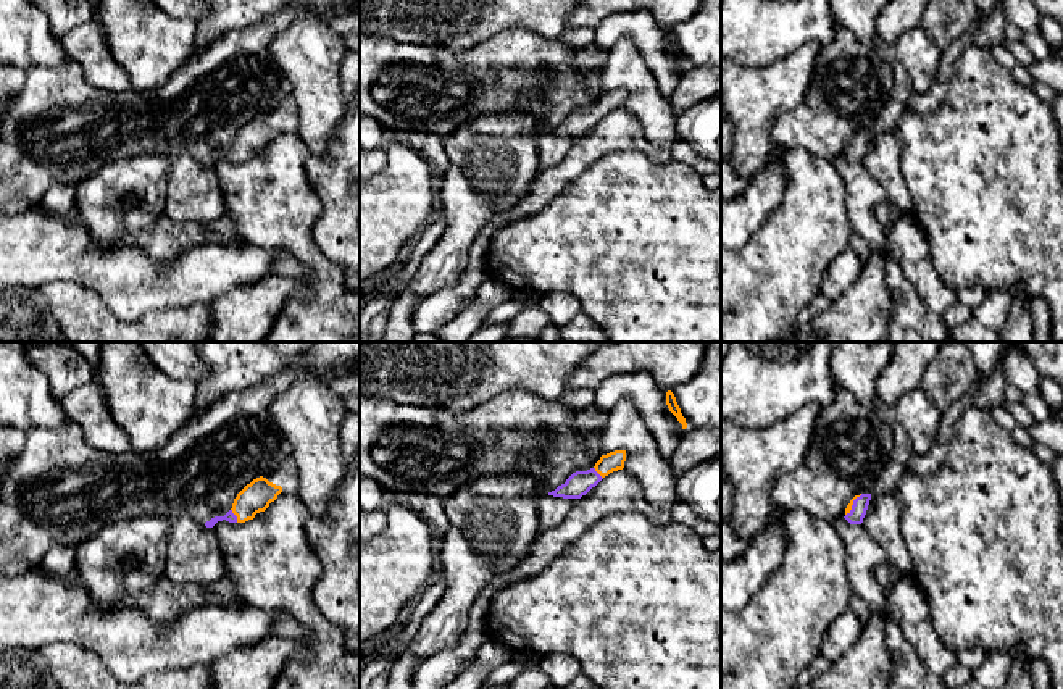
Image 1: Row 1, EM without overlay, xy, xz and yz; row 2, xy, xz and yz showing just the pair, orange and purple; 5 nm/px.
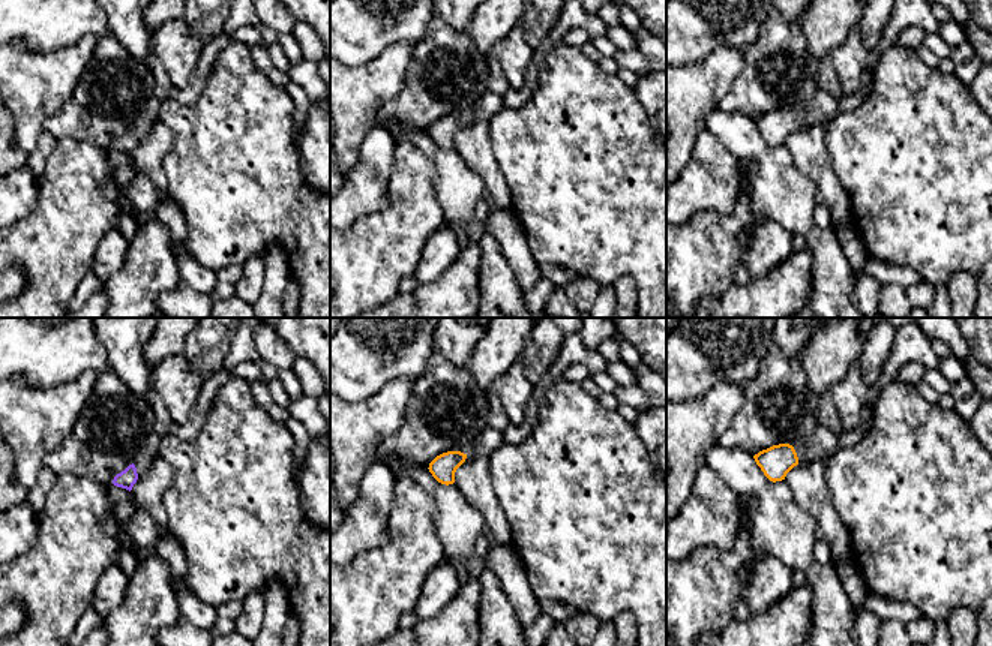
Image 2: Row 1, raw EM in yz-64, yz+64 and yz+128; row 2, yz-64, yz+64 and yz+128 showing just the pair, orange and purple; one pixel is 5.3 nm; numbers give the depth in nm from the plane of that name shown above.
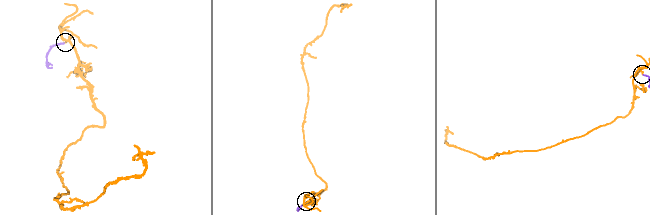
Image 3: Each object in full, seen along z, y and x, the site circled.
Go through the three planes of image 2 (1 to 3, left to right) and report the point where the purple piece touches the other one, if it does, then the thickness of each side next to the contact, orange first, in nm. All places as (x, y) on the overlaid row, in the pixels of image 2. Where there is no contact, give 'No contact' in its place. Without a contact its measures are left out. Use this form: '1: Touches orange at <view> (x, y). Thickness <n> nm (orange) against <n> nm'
1: No contact
2: No contact
3: No contact

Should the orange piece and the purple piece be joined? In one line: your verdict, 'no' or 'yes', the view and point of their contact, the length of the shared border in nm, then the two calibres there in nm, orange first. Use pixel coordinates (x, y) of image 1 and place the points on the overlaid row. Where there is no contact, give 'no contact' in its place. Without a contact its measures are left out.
yes; meets orange in xy at (234, 513); contact 80 nm long; 150 nm thick on the orange side, 50 nm on the other

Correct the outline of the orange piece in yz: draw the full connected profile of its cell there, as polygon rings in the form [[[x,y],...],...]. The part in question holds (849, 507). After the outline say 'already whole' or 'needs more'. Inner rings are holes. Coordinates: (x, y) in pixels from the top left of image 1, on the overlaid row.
[[[871,494],[855,495],[845,508],[845,520],[850,524],[861,524],[866,515],[868,505],[871,500]]]; needs more

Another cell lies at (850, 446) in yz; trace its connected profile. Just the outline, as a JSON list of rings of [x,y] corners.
[[[836,389],[832,402],[818,416],[810,449],[803,463],[774,482],[771,497],[776,507],[769,518],[781,512],[805,510],[827,521],[844,518],[855,495],[871,494],[877,474],[890,461],[894,449],[892,429],[874,410],[858,403],[845,389]]]

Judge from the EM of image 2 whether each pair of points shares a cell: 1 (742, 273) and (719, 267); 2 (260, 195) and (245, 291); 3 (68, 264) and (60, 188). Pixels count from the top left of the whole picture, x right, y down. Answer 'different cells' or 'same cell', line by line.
1: different cells
2: different cells
3: same cell

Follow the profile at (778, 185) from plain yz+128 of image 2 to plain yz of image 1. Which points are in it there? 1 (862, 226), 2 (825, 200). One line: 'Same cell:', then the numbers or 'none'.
Same cell: 1

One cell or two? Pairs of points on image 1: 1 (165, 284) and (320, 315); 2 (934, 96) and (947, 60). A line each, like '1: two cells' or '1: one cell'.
1: two cells
2: one cell

